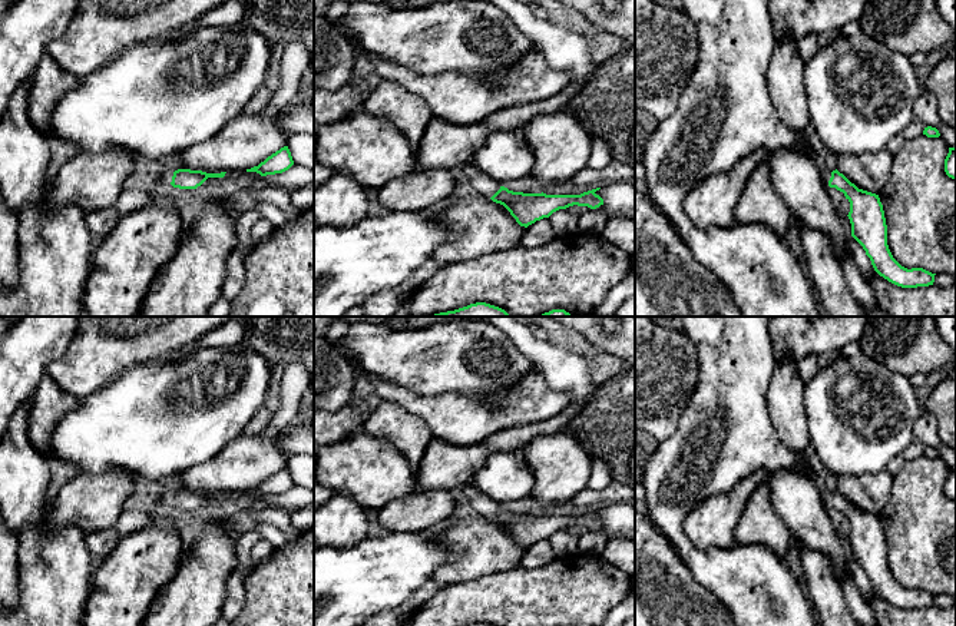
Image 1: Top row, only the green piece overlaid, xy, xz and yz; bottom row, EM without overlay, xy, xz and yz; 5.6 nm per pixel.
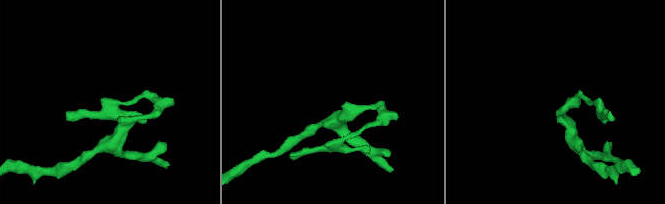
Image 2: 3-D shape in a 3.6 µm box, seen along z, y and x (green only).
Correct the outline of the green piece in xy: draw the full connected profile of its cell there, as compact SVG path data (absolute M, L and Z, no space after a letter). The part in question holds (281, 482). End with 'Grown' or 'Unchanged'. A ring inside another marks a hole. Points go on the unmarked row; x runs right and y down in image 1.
M288 467L281 468L271 477L268 477L264 483L258 487L247 490L247 493L257 493L261 497L282 494L288 491L294 486L291 473Z. Unchanged

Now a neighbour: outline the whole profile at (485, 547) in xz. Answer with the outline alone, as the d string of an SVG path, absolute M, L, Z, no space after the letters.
M462 516L437 539L440 544L459 552L451 564L431 574L431 580L440 586L506 572L520 564L526 550L503 526L483 517Z

